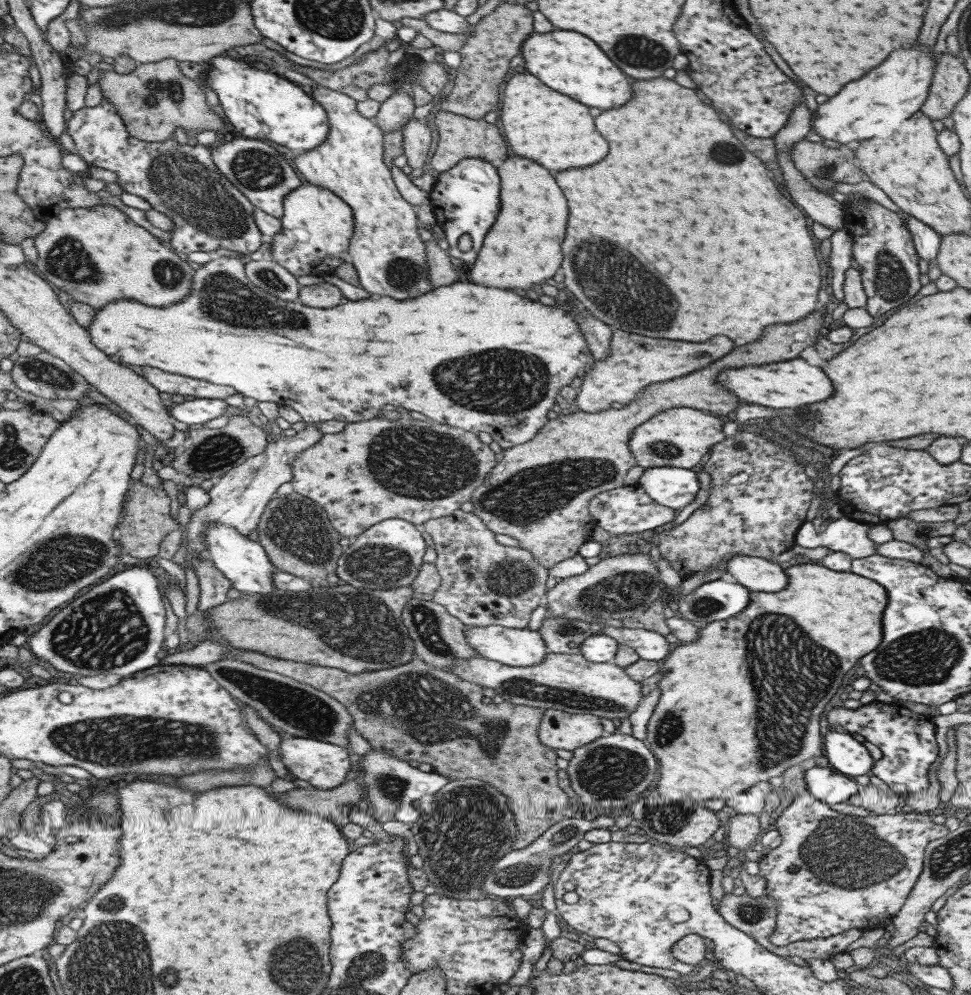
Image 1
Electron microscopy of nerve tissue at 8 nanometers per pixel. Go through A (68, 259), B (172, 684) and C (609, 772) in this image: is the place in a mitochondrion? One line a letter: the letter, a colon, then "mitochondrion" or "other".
A: mitochondrion
B: other
C: mitochondrion

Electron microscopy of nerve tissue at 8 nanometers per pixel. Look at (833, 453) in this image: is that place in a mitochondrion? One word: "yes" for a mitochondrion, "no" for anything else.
no

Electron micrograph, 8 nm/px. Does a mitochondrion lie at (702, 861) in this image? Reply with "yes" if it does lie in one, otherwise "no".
no

